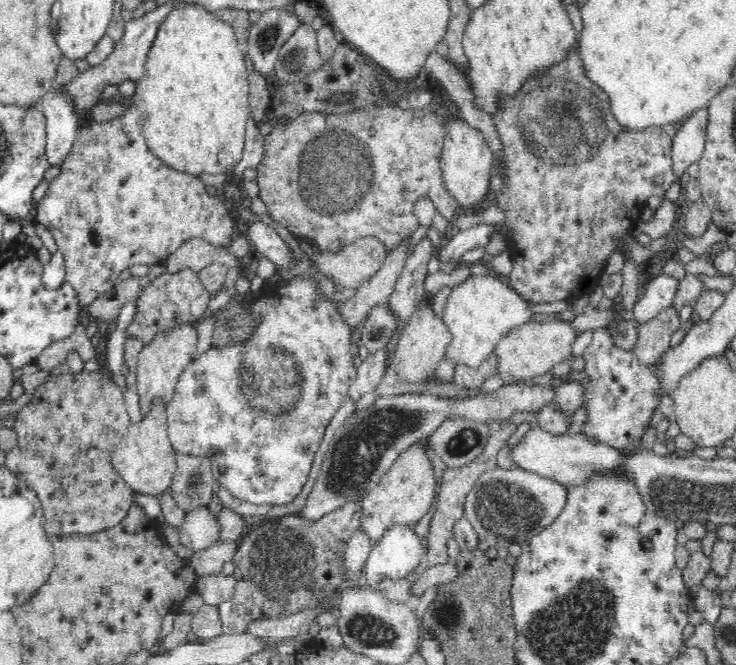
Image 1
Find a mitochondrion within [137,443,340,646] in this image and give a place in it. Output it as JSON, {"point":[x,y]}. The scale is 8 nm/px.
{"point":[280,569]}

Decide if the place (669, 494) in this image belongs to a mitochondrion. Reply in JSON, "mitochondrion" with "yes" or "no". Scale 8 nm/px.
{"mitochondrion":"yes"}

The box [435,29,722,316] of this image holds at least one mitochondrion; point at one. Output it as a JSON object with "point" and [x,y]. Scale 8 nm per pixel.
{"point":[560,127]}

